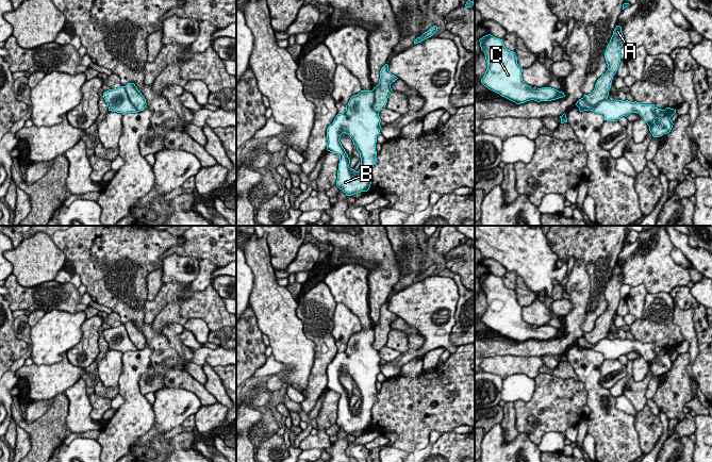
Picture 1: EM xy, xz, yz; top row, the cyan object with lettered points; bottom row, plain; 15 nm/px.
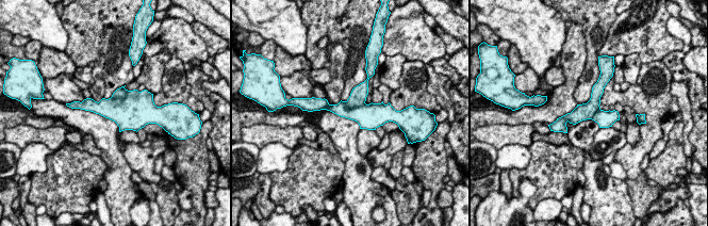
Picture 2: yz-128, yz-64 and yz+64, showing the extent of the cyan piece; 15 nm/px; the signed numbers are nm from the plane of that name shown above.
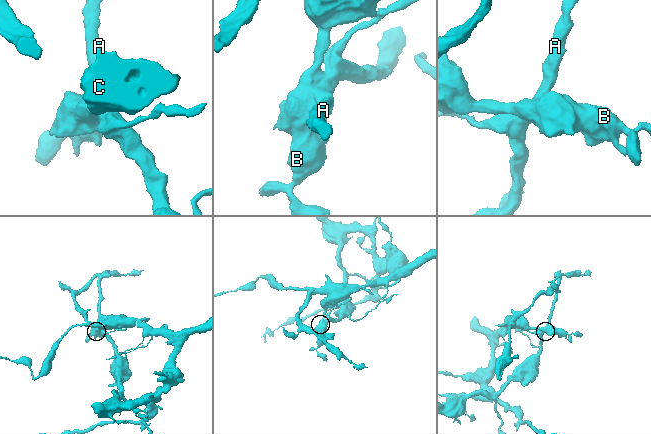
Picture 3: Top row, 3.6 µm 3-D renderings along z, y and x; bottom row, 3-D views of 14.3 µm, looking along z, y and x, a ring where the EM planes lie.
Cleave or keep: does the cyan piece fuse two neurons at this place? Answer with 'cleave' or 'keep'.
cleave

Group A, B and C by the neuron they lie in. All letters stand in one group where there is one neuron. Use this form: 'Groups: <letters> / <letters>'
Groups: A / B C

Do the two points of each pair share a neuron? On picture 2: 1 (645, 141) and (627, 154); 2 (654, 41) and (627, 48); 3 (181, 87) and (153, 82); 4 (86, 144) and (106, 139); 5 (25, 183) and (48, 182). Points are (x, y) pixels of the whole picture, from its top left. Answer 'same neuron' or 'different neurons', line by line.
1: same neuron
2: same neuron
3: different neurons
4: different neurons
5: different neurons

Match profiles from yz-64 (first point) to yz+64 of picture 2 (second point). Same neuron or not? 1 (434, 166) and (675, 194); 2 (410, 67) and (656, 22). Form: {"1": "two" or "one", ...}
{"1": "two", "2": "two"}

